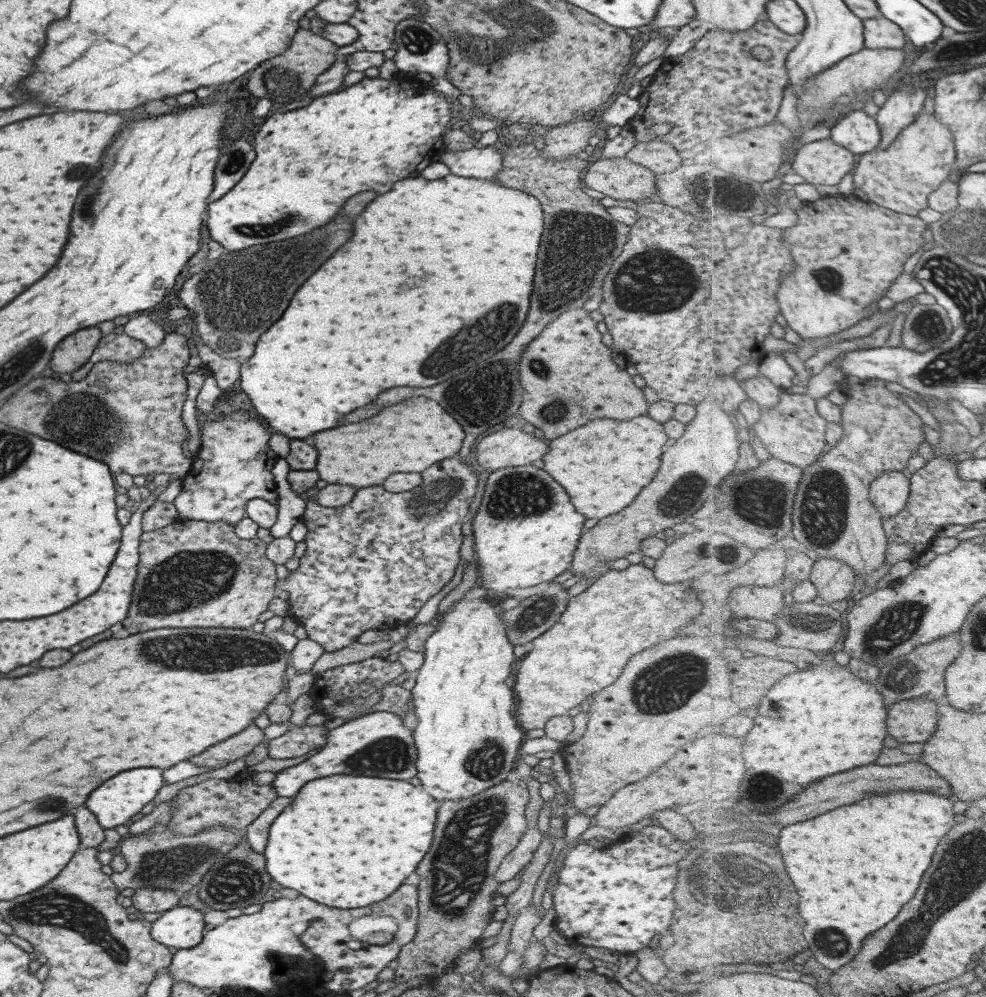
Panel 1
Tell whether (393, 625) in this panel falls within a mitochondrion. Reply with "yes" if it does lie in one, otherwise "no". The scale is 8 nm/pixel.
no

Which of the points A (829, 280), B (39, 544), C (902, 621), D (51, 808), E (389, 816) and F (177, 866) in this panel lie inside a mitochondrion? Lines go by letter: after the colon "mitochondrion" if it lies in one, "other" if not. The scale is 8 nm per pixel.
A: mitochondrion
B: other
C: mitochondrion
D: mitochondrion
E: other
F: mitochondrion

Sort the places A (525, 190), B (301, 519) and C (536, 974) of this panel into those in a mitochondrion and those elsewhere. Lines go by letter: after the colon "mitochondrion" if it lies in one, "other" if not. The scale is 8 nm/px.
A: other
B: other
C: other

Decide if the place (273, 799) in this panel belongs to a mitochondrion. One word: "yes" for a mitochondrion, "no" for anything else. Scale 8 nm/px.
no

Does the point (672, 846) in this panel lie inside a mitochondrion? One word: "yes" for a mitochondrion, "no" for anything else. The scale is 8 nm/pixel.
no

